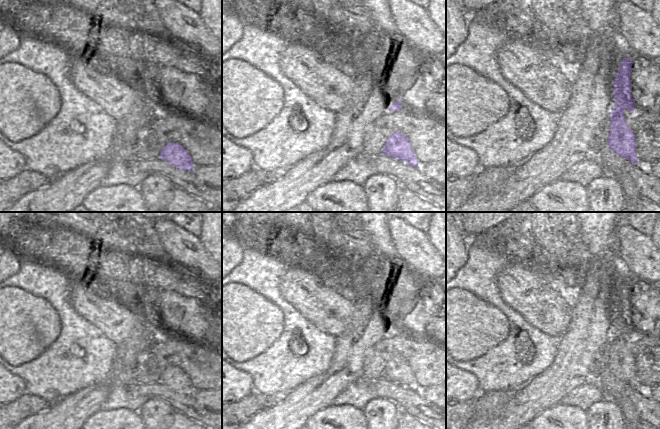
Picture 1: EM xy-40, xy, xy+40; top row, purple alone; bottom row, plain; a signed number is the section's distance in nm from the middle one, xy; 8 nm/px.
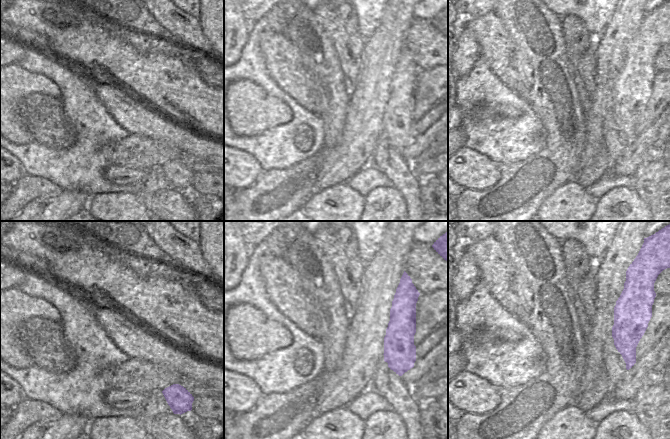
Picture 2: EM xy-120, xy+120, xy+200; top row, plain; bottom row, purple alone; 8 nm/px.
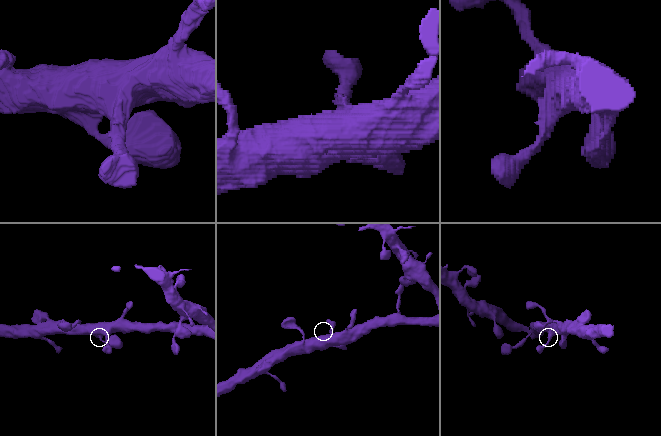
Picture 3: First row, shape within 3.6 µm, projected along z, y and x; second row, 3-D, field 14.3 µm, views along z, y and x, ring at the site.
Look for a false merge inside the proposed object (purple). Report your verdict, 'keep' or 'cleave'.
keep

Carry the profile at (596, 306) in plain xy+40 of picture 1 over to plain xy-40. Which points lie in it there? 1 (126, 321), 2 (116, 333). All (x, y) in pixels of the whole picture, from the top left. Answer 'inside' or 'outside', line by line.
1: outside
2: outside

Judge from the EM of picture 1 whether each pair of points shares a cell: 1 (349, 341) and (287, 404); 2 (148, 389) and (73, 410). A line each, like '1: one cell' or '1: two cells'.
1: one cell
2: two cells

